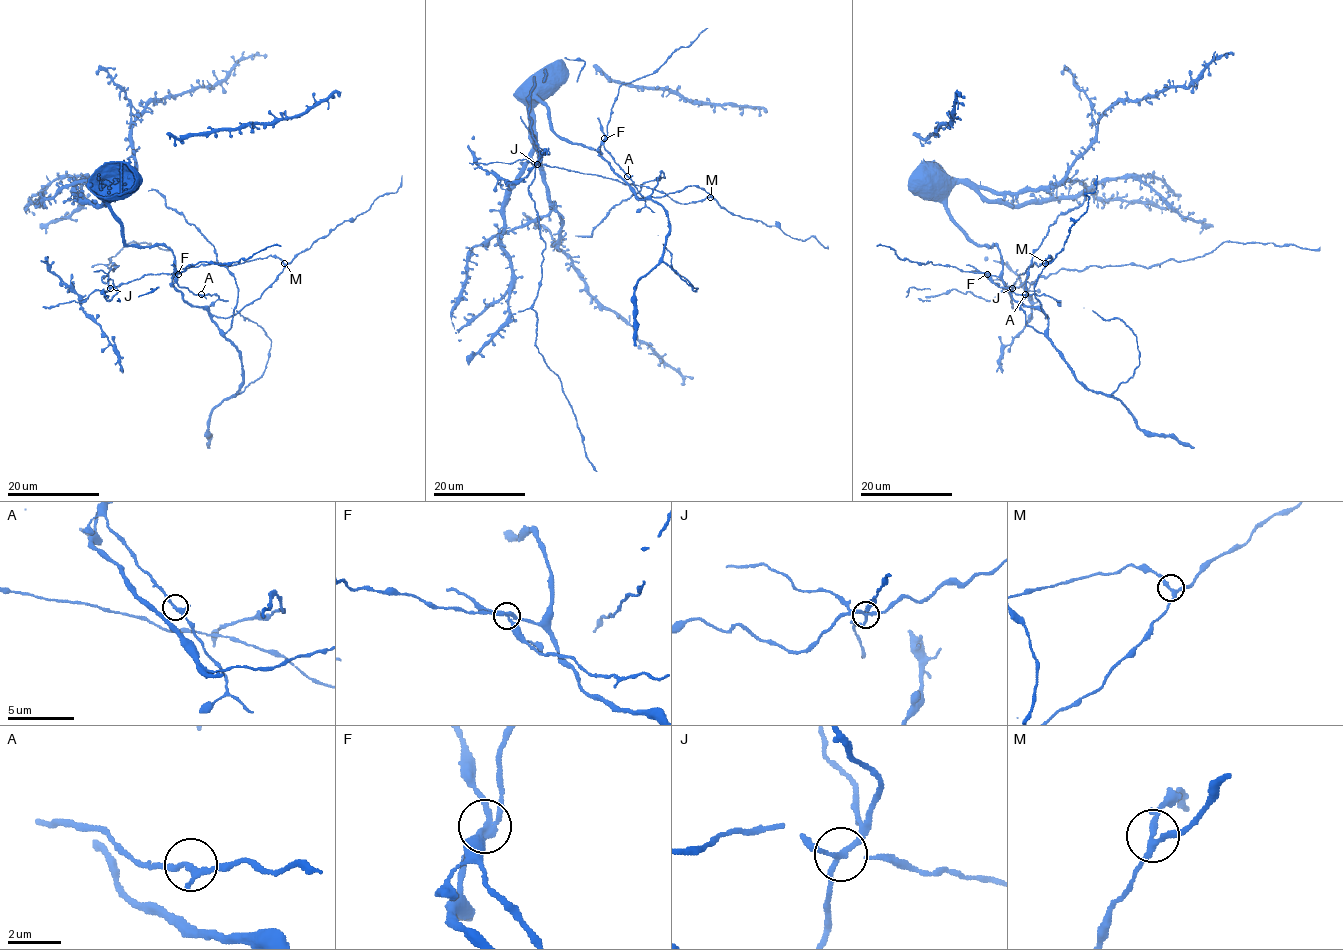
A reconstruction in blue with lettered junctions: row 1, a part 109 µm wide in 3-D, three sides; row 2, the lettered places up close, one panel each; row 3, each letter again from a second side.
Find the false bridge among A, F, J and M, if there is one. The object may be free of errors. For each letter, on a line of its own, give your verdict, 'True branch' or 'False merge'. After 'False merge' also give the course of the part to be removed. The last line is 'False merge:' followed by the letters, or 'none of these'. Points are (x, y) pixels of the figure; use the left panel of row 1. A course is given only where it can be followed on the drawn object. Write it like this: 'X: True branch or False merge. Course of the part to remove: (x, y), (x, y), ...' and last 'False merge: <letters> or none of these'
A: True branch
F: True branch
J: False merge. Course of the part to remove: (110, 287), (102, 277), (118, 265), (107, 265), (127, 243), (150, 242), (160, 248), (170, 247)
M: True branch
False merge: J

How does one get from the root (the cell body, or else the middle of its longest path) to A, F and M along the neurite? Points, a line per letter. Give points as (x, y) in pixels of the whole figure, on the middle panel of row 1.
A: (649, 197), (639, 198), (599, 154), (601, 142), (627, 176)
F: (649, 197), (639, 198), (599, 154), (604, 138)
M: (649, 197), (663, 197), (692, 185), (703, 189), (710, 197)

